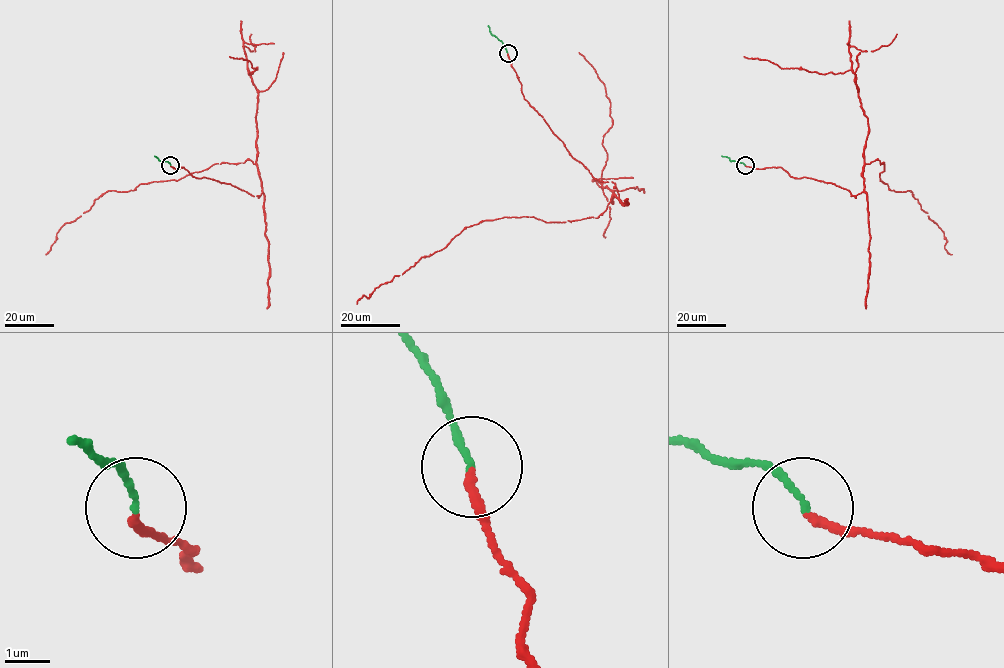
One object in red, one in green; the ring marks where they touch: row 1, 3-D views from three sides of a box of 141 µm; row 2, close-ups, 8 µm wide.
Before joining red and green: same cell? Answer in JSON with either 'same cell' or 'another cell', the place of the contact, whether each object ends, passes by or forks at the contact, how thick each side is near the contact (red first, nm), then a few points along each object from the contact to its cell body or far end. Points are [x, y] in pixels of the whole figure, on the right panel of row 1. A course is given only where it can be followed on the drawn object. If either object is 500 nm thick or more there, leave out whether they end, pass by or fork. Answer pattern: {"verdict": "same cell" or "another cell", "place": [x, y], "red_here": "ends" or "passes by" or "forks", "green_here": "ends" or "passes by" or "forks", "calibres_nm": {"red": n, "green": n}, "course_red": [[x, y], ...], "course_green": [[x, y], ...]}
{"verdict": "same cell", "place": [745, 165], "red_here": "ends", "green_here": "ends", "calibres_nm": {"red": 200, "green": 130}, "course_red": [[744, 165], [781, 167], [853, 195], [863, 191], [863, 166], [878, 159], [880, 180], [912, 192], [952, 254]], "course_green": [[744, 165], [721, 156]]}

